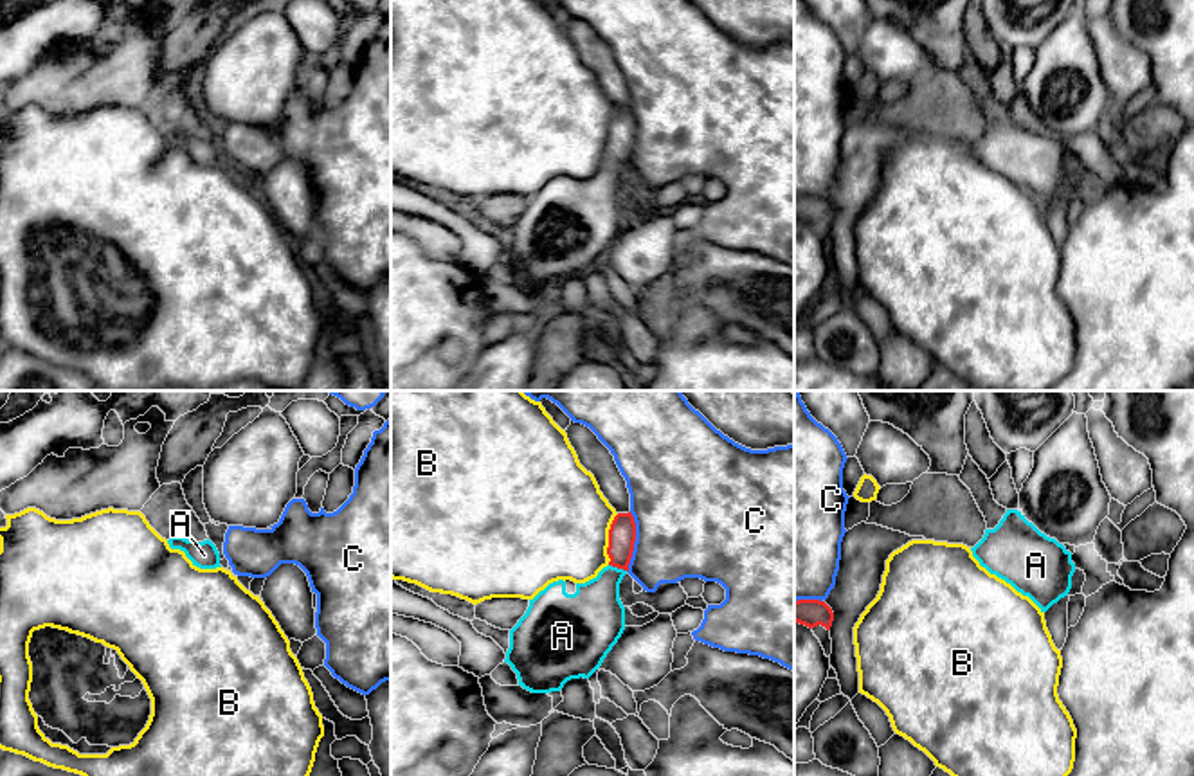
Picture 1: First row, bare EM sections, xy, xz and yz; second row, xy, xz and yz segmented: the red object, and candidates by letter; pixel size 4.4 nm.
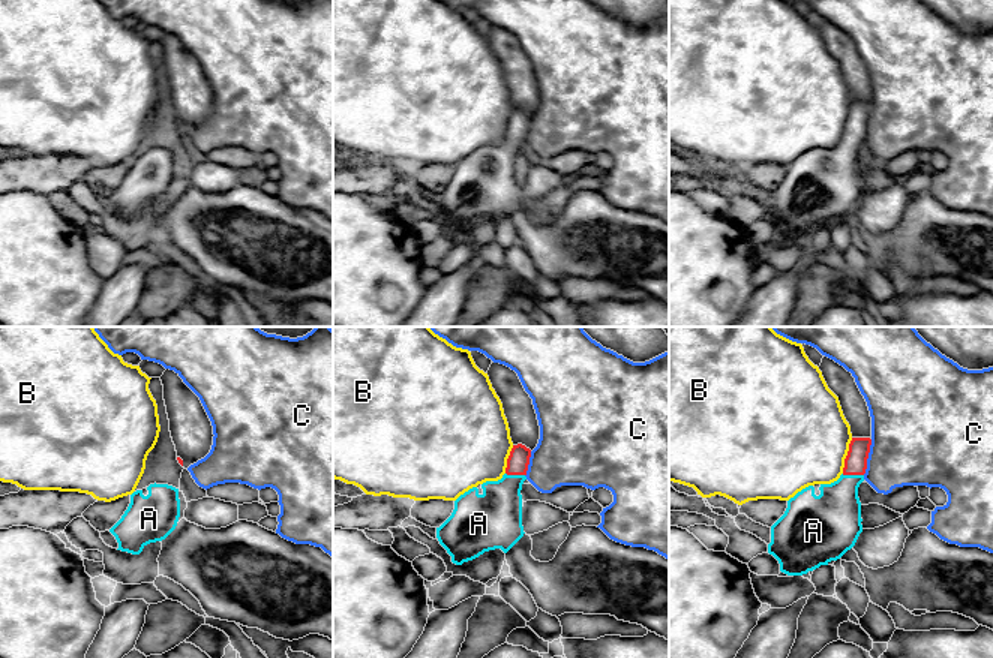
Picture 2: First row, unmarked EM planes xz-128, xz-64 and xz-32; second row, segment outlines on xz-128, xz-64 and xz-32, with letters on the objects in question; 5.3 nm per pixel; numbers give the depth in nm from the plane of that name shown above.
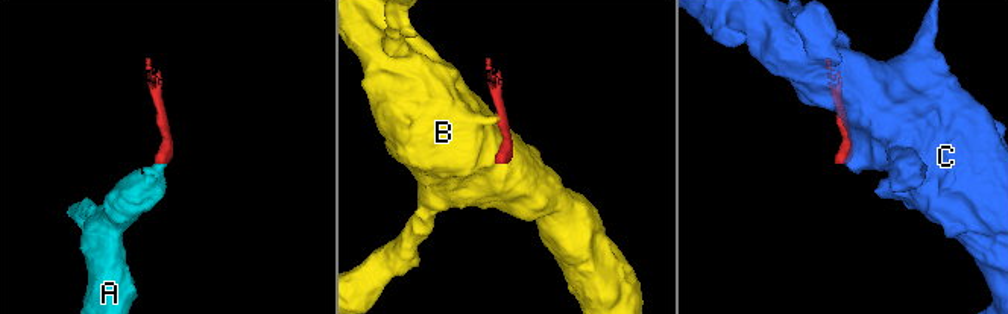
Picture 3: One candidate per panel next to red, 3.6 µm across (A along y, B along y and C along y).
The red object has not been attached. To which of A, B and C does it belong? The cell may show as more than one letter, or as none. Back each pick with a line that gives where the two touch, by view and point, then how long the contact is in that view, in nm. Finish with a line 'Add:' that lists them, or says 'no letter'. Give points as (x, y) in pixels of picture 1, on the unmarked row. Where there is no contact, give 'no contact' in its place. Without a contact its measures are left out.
A: xz (618, 164) | 90 nm
Add: A

